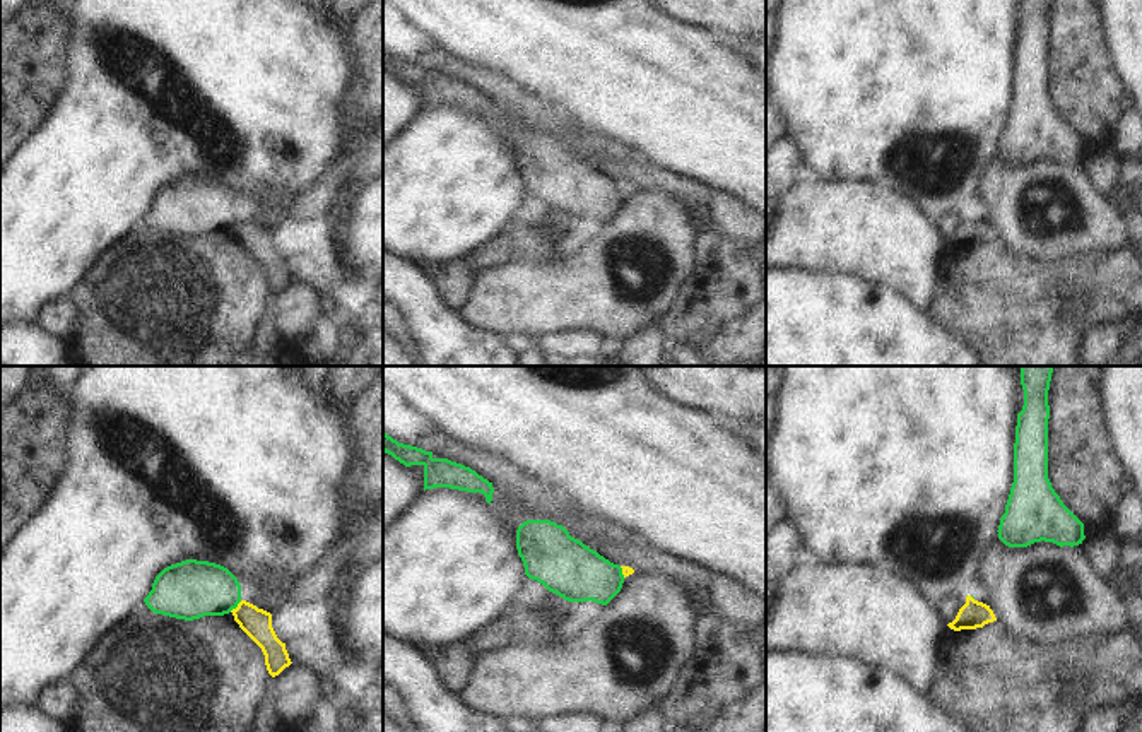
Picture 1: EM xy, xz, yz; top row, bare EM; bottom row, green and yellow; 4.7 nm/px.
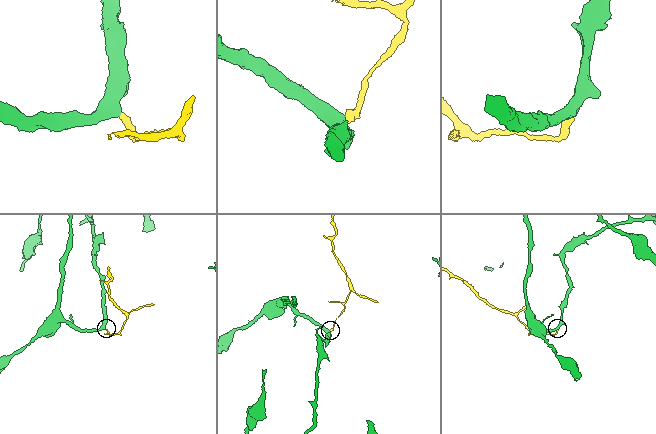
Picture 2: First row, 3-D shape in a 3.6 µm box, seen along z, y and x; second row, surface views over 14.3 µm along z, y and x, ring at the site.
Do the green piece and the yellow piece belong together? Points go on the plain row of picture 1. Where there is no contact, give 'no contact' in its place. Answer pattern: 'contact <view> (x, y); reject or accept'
contact xy (235, 224); reject

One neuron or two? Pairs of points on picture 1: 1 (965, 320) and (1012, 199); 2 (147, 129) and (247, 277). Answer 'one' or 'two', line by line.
1: two
2: two

